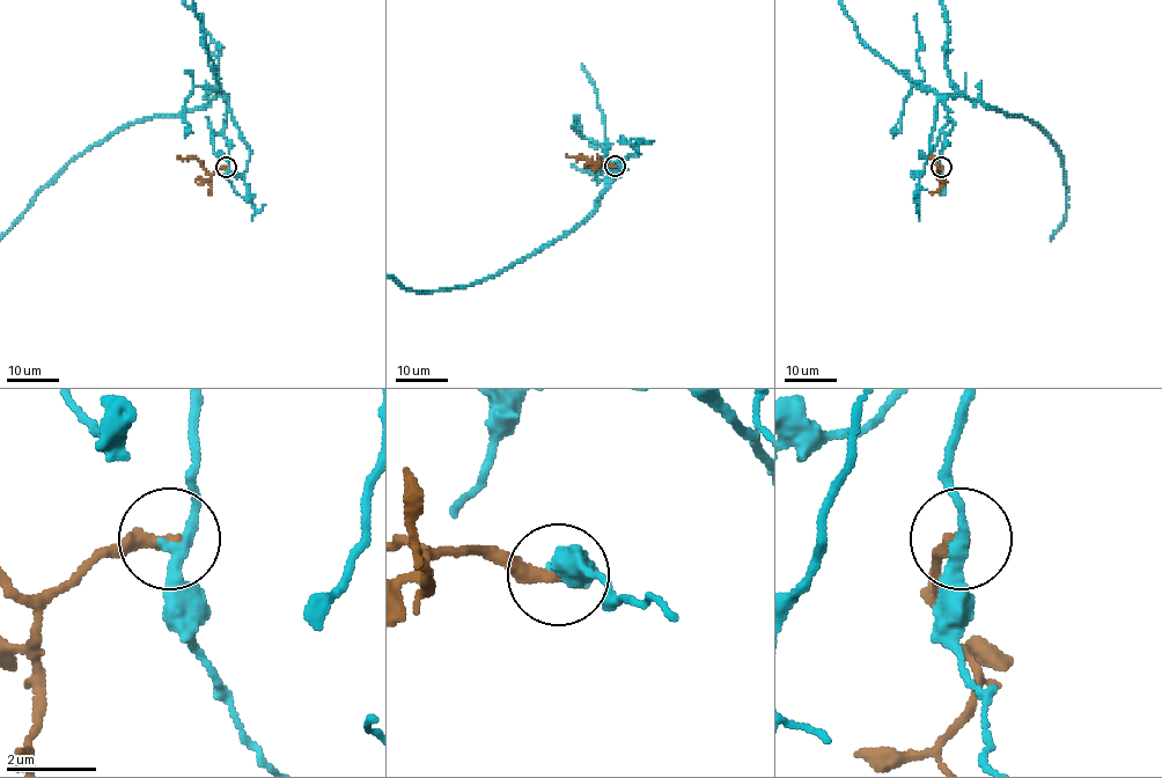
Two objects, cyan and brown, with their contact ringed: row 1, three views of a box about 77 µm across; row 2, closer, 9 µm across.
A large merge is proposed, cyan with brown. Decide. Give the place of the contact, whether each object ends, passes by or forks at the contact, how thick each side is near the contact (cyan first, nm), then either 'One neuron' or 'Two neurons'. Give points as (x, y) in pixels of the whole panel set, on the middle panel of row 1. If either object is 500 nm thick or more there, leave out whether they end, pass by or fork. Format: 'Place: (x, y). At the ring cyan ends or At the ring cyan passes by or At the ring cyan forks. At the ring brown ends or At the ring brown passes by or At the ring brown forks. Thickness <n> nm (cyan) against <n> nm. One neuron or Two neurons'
Place: (615, 166). At the ring cyan passes by. At the ring brown ends. Thickness 300 nm (cyan) against 360 nm. Two neurons

